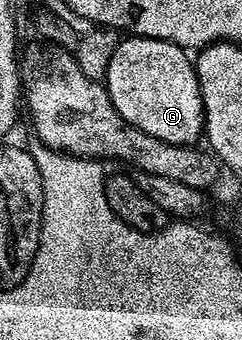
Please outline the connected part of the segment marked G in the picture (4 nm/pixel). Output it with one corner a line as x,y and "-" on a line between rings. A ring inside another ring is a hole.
130,35
119,40
116,55
112,55
112,63
108,63
104,78
106,90
110,92
116,111
120,111
120,115
129,125
144,131
149,137
164,139
173,145
194,145
197,137
203,136
206,123
202,110
202,92
198,86
198,70
195,62
186,57
189,57
187,50
170,41

